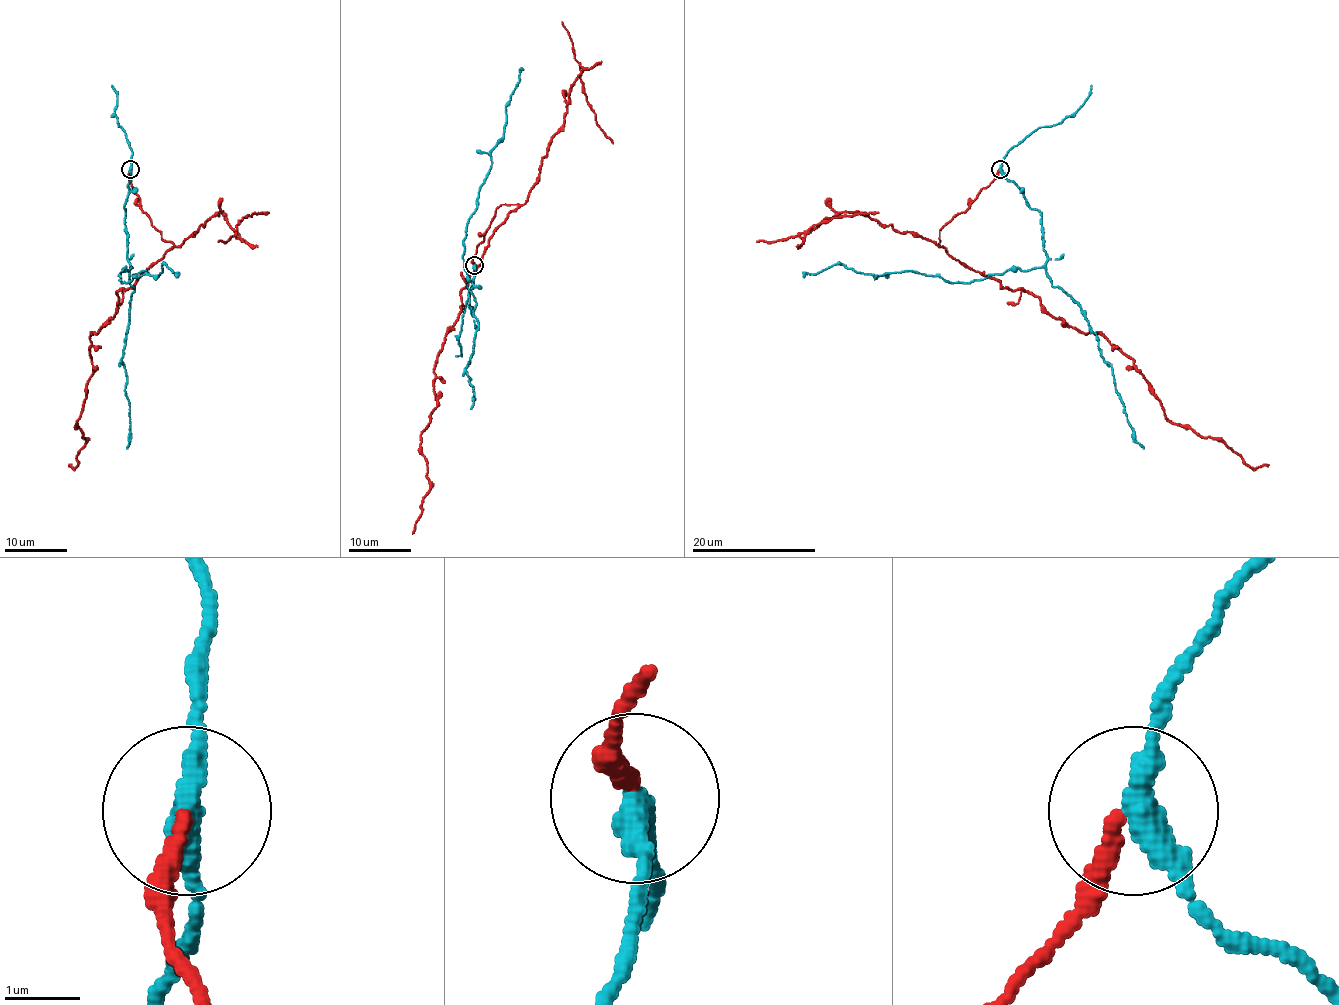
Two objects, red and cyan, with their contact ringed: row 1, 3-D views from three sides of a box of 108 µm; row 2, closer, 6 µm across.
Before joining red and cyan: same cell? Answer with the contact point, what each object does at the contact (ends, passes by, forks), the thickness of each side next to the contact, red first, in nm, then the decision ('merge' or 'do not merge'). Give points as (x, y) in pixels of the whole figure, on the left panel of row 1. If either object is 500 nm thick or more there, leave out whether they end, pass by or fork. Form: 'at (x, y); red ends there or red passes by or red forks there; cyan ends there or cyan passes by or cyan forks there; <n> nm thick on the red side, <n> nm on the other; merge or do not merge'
at (130, 169); red ends there; cyan passes by; 220 nm thick on the red side, 340 nm on the other; do not merge

